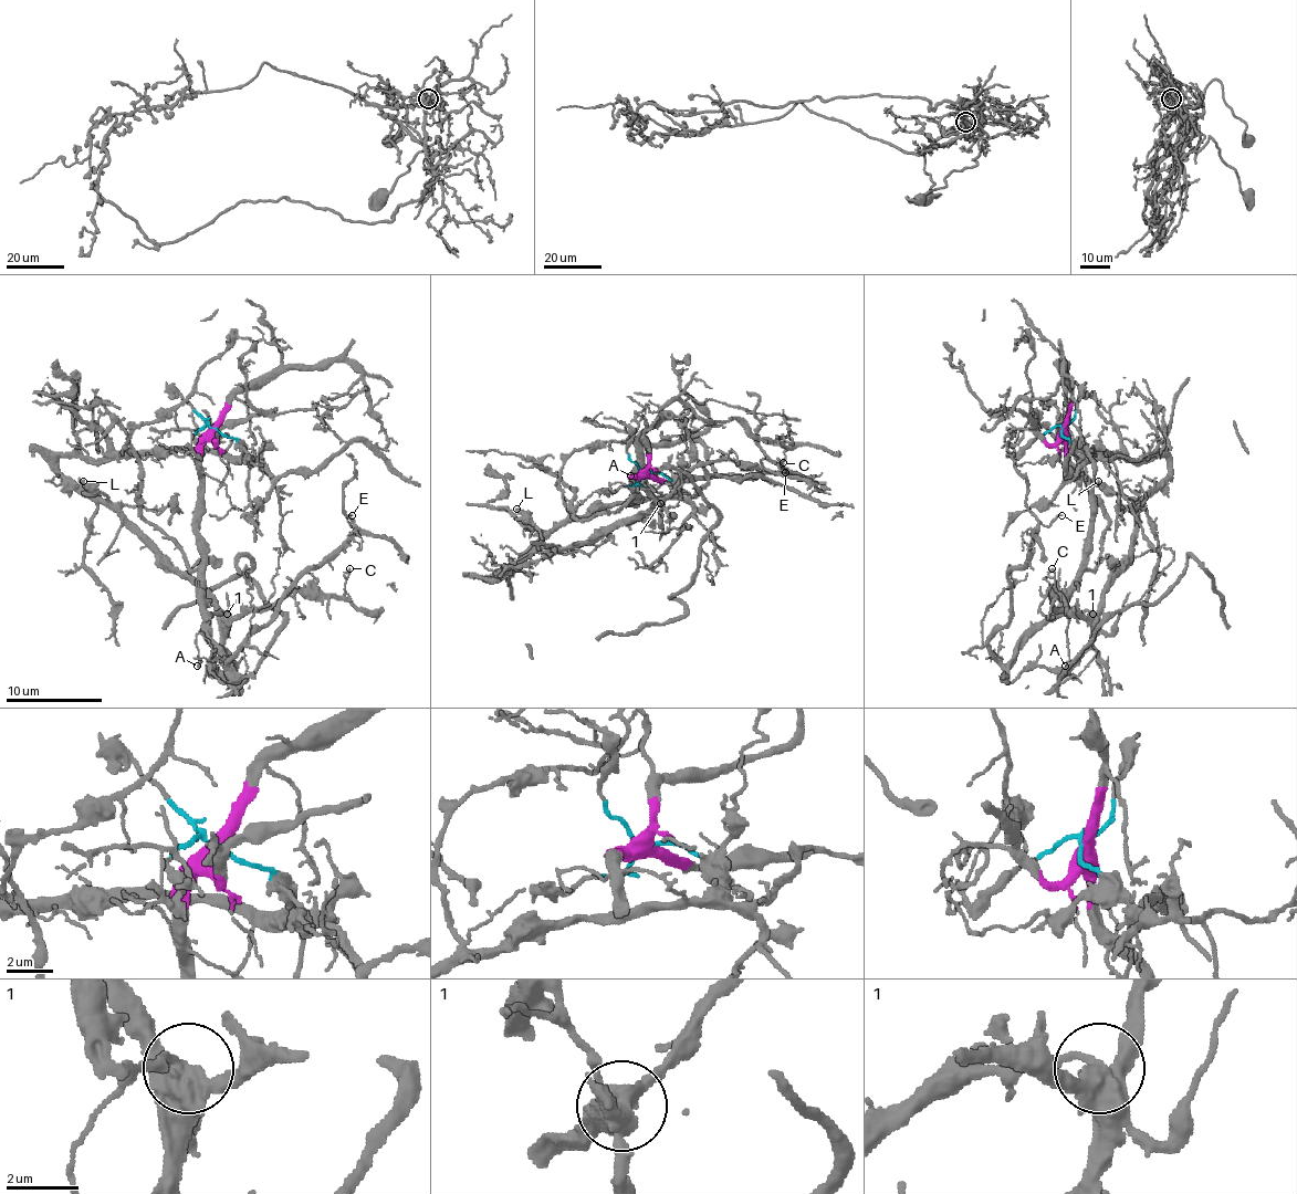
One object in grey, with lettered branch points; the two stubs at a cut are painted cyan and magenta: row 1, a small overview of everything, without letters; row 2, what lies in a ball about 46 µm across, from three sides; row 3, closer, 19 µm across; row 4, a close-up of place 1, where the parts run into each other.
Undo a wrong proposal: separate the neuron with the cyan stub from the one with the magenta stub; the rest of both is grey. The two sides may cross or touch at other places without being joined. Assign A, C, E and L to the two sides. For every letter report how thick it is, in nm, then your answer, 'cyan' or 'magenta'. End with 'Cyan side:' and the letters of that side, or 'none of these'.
A: 100 nm | magenta
C: 90 nm | cyan
E: 120 nm | magenta
L: 320 nm | cyan
Cyan side: C, L

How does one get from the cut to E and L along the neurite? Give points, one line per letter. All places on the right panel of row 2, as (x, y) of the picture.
E: (1063, 427), (1089, 483), (1087, 567), (1004, 664), (987, 642), (1010, 620), (1010, 573), (1063, 514)
L: (1063, 427), (1084, 457), (1094, 449), (1169, 459), (1169, 473), (1135, 500), (1108, 493), (1099, 481)

